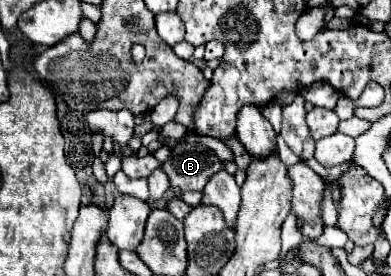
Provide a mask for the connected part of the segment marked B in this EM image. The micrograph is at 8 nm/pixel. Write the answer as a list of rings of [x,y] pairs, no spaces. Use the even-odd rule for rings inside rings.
[[[179,144],[171,150],[169,160],[165,160],[159,168],[169,176],[173,190],[189,192],[203,190],[207,180],[215,172],[223,170],[223,164],[209,148]]]

